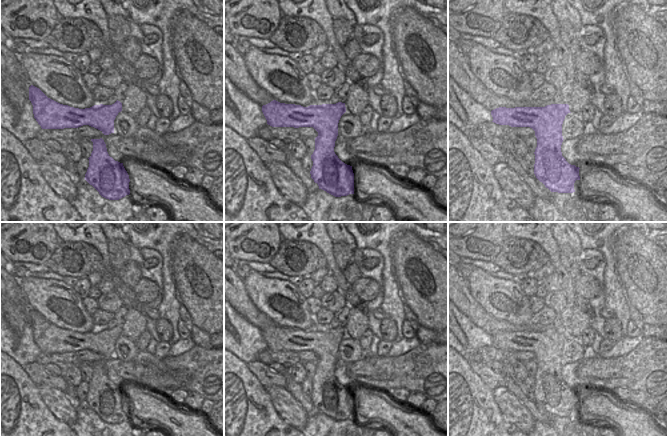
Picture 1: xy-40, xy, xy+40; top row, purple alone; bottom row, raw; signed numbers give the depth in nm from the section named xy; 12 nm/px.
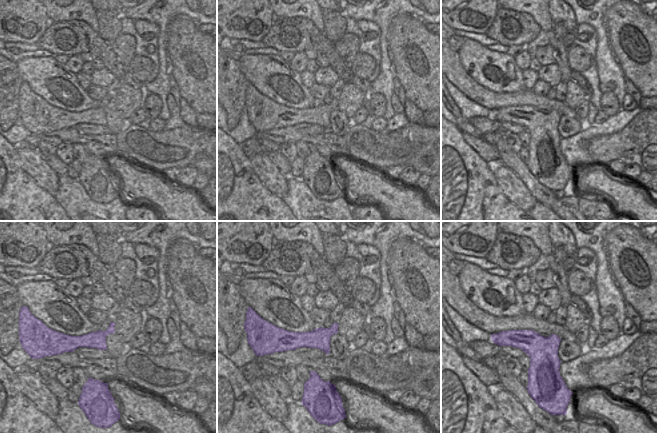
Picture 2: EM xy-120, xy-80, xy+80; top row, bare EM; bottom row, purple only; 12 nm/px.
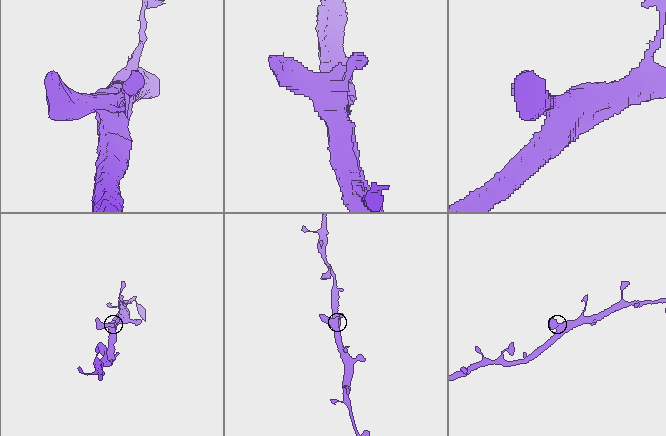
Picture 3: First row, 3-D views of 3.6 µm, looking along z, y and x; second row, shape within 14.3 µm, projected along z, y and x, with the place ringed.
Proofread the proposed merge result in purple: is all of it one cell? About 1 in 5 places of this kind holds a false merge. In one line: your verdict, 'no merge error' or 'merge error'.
no merge error

